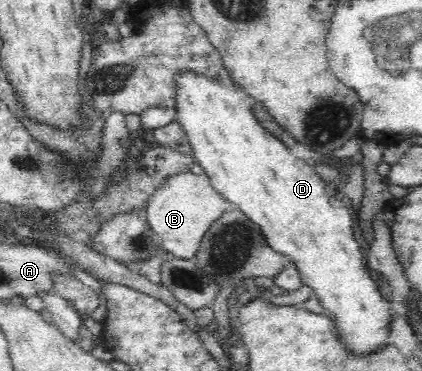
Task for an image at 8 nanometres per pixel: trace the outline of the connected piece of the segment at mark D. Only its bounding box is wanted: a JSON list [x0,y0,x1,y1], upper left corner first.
[174,69,395,353]

